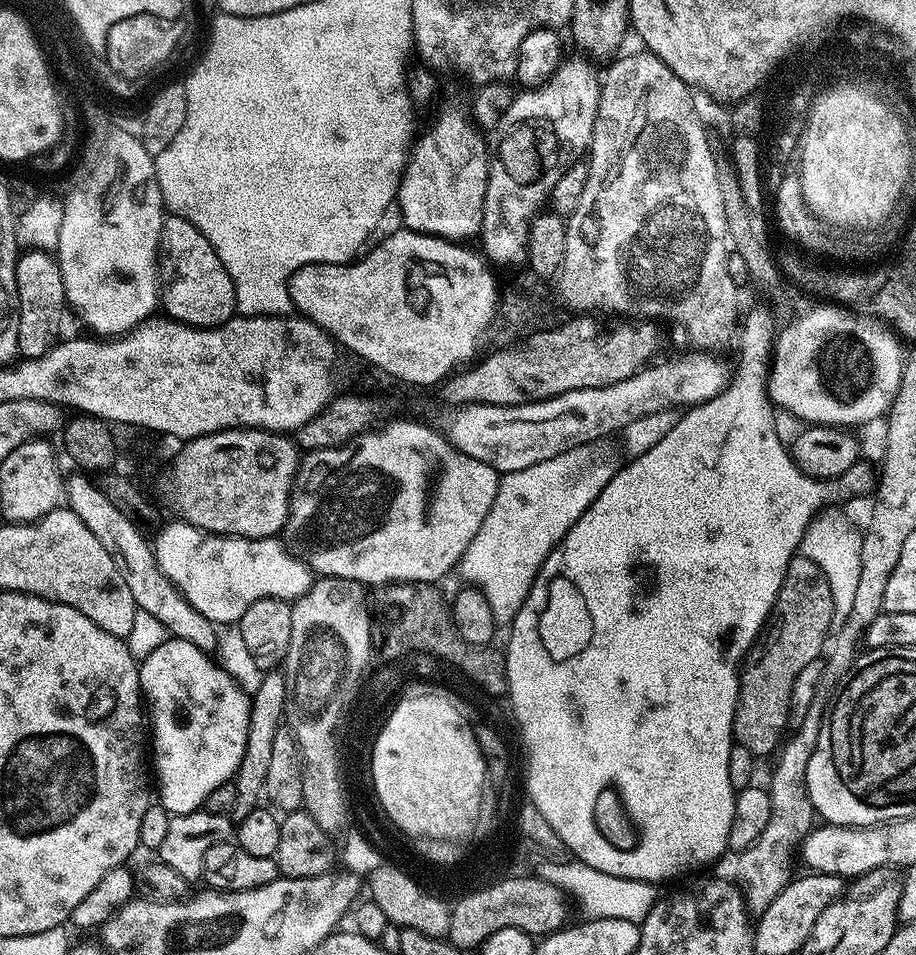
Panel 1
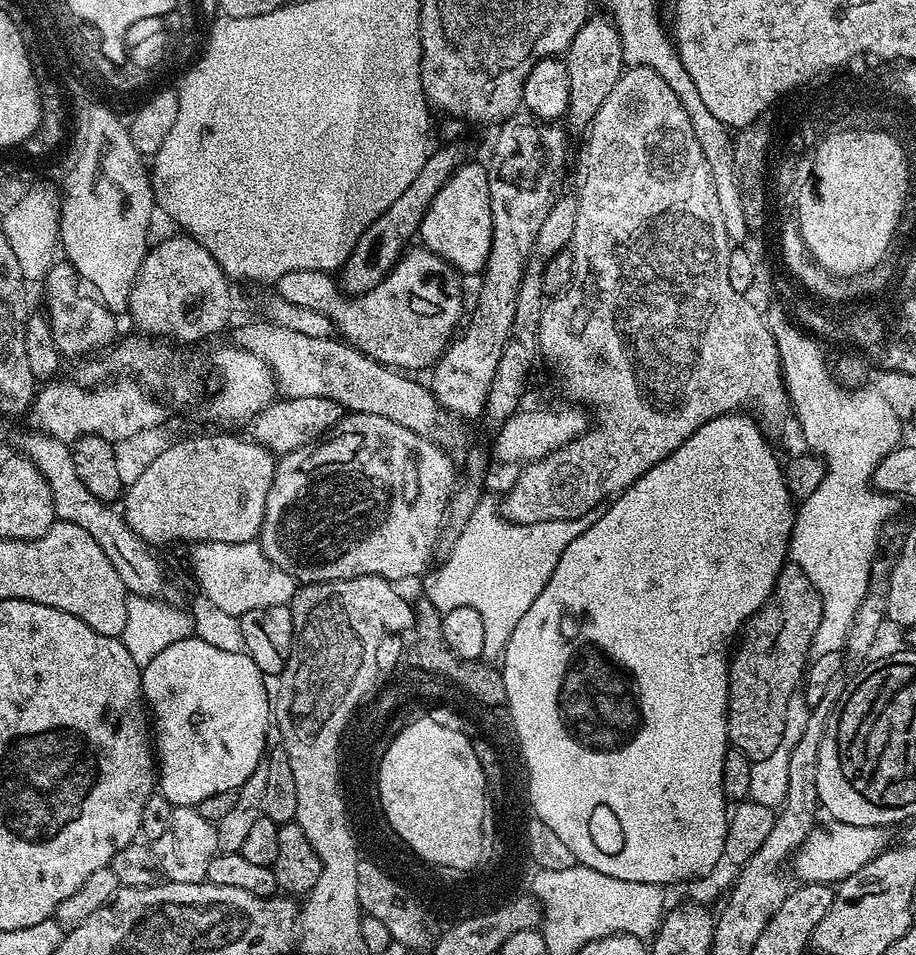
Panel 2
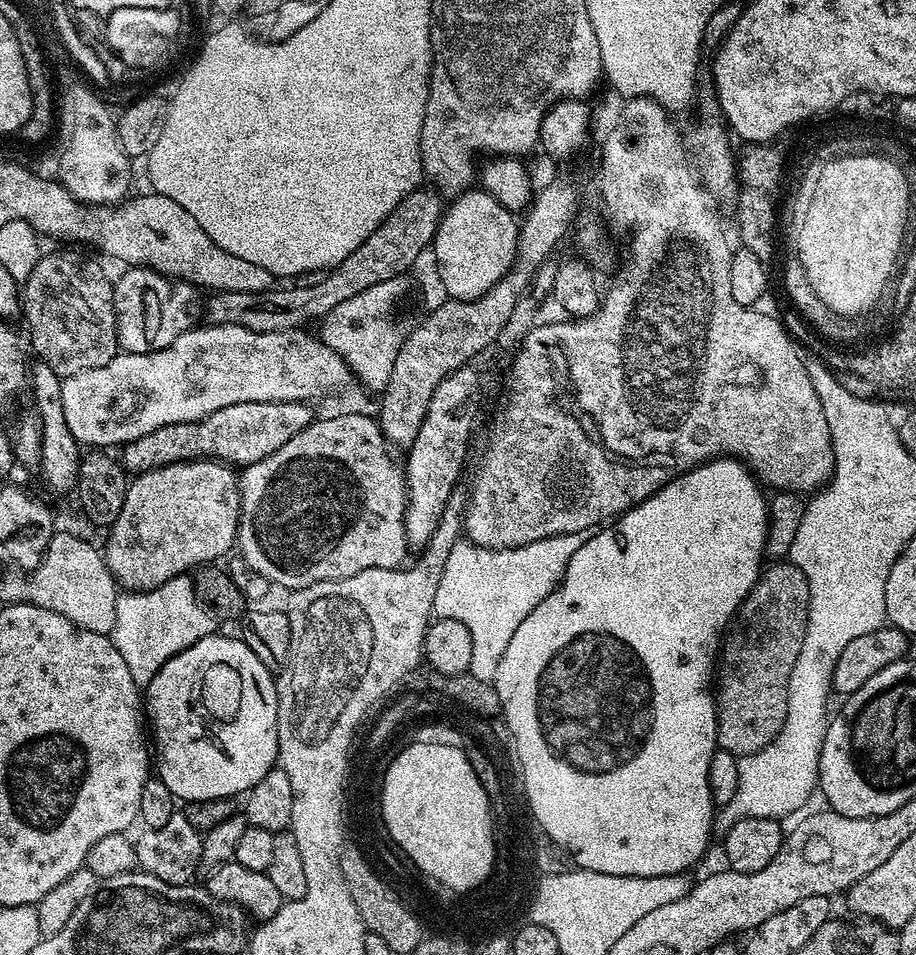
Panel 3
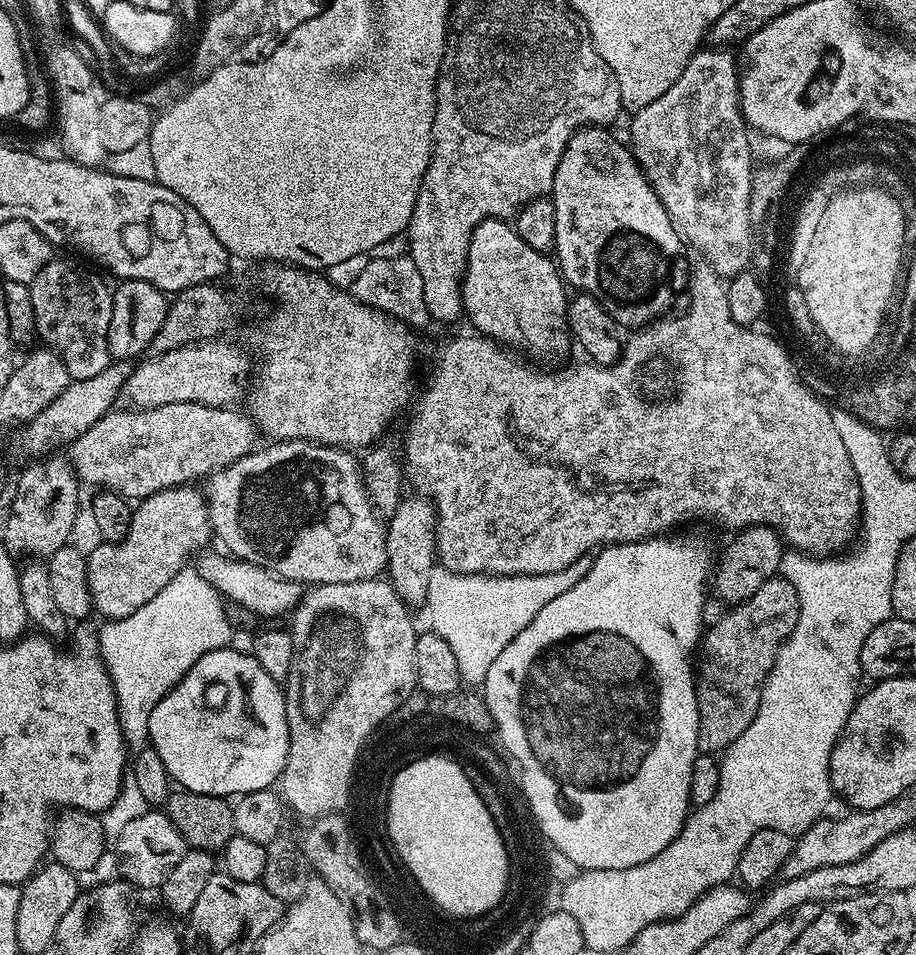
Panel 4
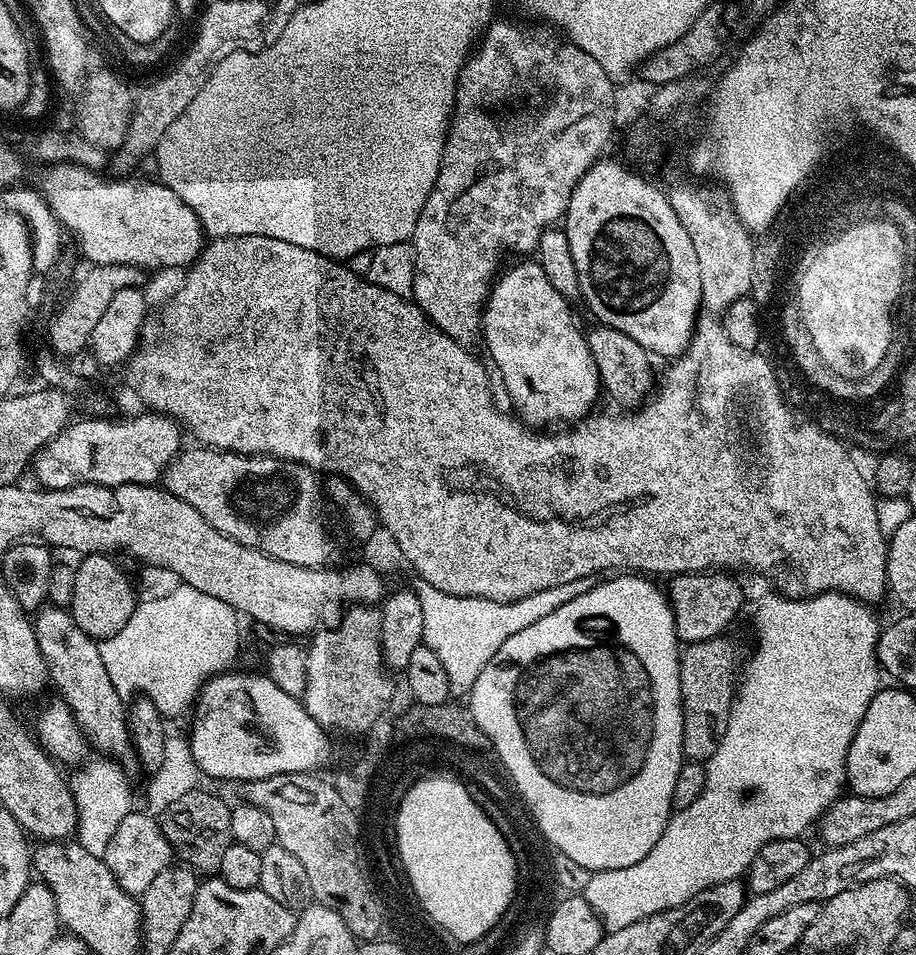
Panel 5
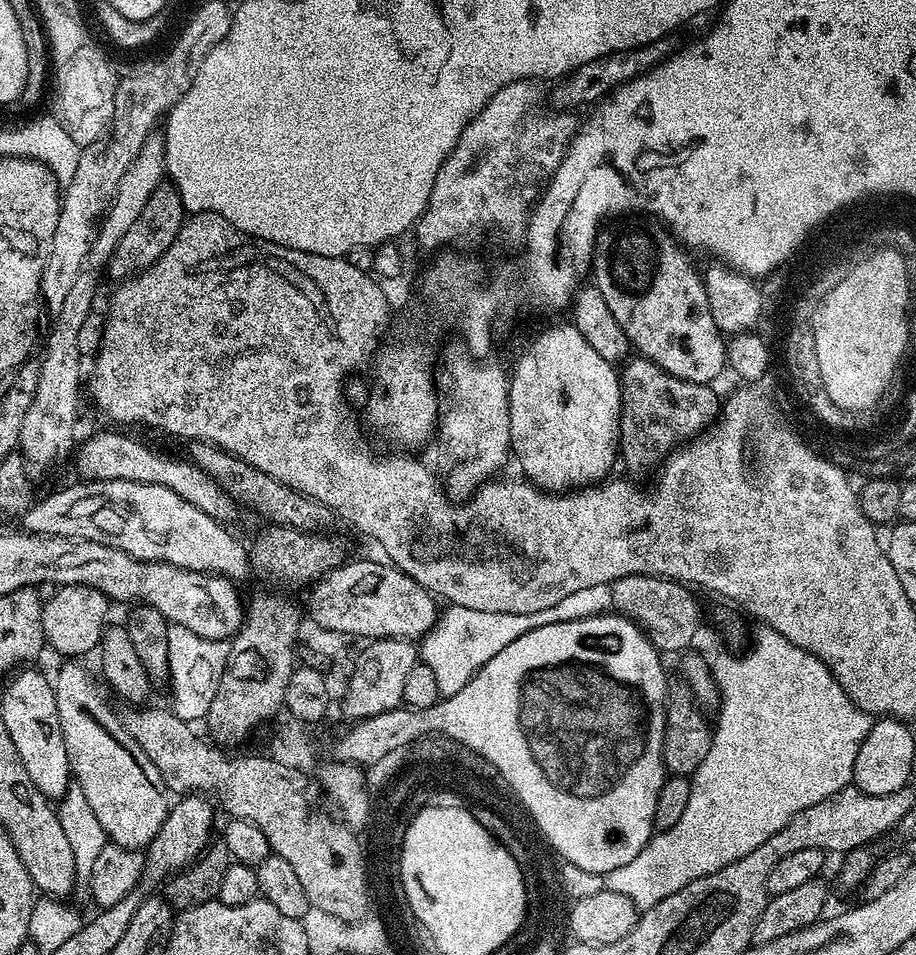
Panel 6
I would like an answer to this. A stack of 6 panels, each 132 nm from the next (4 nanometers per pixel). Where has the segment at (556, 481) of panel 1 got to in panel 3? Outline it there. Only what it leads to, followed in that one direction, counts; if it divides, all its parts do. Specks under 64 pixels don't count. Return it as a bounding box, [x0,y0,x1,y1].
[433,532,585,681]

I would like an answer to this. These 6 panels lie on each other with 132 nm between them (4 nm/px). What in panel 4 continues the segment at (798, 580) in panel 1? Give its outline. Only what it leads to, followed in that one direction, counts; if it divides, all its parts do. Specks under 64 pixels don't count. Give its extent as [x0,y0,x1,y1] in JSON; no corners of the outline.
[695,574,800,754]

